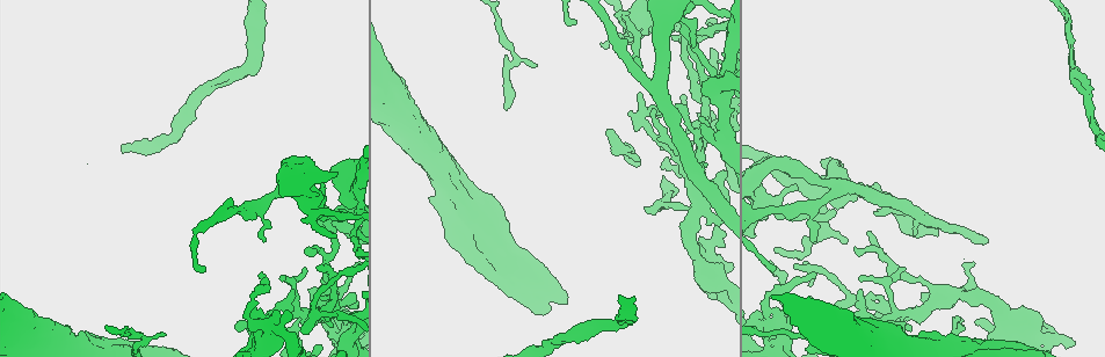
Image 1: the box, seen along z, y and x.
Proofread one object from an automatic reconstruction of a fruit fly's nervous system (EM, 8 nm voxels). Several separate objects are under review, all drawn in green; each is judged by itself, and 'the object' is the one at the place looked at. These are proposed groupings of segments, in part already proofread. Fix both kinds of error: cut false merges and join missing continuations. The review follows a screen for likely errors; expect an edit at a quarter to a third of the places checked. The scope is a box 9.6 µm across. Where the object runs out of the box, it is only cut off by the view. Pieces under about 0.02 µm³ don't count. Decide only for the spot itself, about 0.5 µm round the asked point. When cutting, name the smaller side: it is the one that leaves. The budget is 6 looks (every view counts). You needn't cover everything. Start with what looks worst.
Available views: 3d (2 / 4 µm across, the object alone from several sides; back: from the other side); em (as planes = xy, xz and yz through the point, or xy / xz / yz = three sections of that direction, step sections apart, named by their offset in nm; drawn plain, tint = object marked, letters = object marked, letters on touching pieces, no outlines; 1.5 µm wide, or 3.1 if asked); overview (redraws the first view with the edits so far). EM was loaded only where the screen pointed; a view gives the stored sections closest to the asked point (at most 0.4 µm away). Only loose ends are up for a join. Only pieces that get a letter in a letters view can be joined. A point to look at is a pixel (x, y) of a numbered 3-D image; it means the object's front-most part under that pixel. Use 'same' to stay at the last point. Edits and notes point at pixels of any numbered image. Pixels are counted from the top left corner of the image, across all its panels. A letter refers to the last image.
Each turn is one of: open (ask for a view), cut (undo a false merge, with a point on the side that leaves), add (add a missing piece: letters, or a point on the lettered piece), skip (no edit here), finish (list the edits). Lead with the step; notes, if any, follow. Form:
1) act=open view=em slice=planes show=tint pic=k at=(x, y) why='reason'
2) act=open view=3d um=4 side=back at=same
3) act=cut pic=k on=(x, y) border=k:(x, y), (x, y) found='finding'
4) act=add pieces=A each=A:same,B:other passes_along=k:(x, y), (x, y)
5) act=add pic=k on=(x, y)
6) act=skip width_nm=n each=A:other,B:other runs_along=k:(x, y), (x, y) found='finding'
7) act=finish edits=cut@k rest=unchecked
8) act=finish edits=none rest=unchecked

act=open view=3d um=2 pic=1 at=(700, 102) why='an open end'

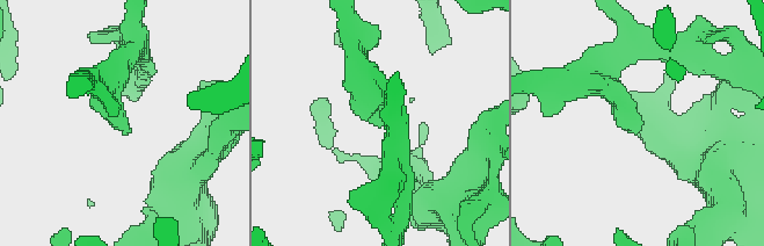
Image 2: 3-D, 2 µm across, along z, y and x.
act=open view=em slice=planes show=letters pic=2 at=(125, 134) why='now the EM'

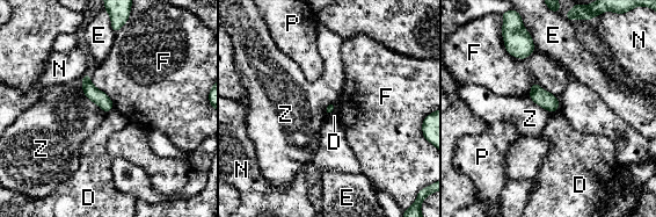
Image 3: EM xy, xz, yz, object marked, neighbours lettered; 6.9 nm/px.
act=skip each=D:other,E:other,F:other,N:other,P:other,Z:other found='none of them fits'

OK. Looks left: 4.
act=open view=3d um=2 side=back pic=1 at=(263, 274) why='tapers out'

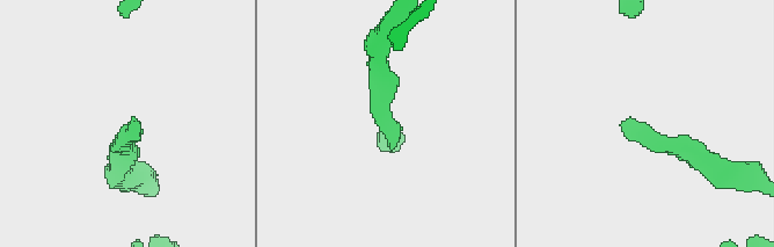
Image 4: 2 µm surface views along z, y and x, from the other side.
act=open view=em slice=planes show=tint pic=4 at=(392, 147) why='now the EM'

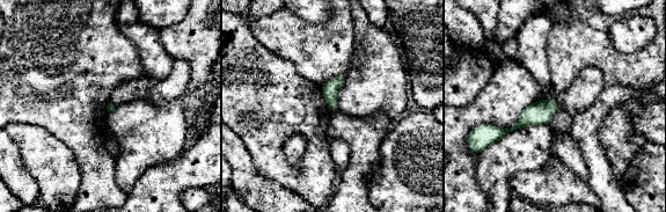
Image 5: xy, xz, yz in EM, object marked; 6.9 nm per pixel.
act=open view=em slice=planes show=letters at=same

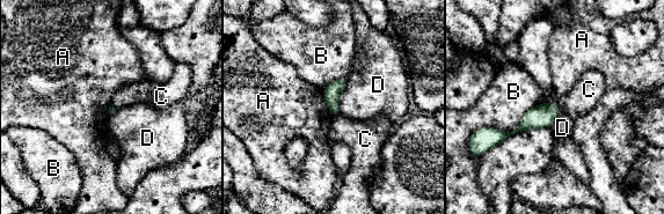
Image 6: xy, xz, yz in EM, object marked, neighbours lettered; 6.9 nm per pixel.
act=skip each=A:other,B:other,C:other,D:other runs_along=6:(555, 109), (511, 133), (491, 134) found='no lettered piece goes on from it'

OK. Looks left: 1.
act=finish edits=none rest=unchecked

